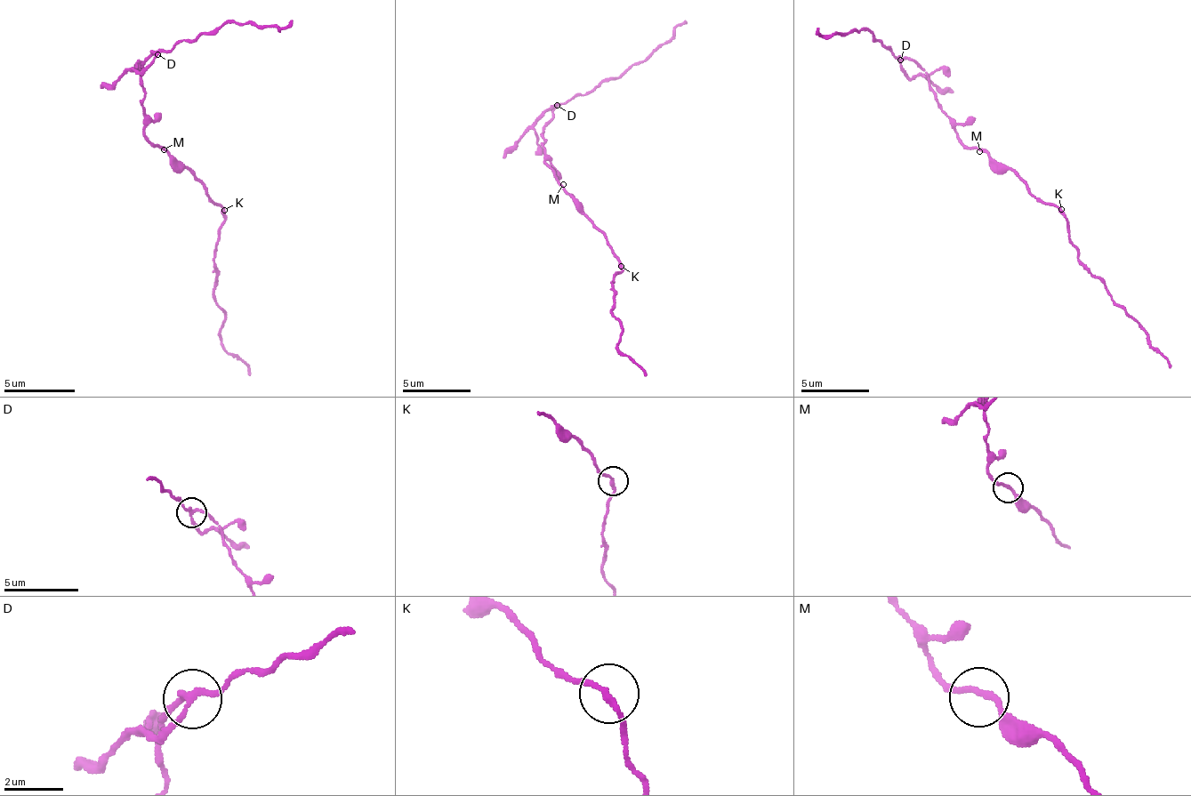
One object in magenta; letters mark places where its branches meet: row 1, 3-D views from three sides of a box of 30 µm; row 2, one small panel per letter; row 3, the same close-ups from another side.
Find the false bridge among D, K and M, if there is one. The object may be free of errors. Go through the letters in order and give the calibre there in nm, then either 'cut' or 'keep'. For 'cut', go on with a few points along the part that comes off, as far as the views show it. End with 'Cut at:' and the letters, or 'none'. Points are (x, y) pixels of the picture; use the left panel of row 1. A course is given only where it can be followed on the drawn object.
D: 170 nm | cut | (156, 53), (142, 71), (124, 71), (100, 89)
K: 190 nm | keep
M: 190 nm | keep
Cut at: D

